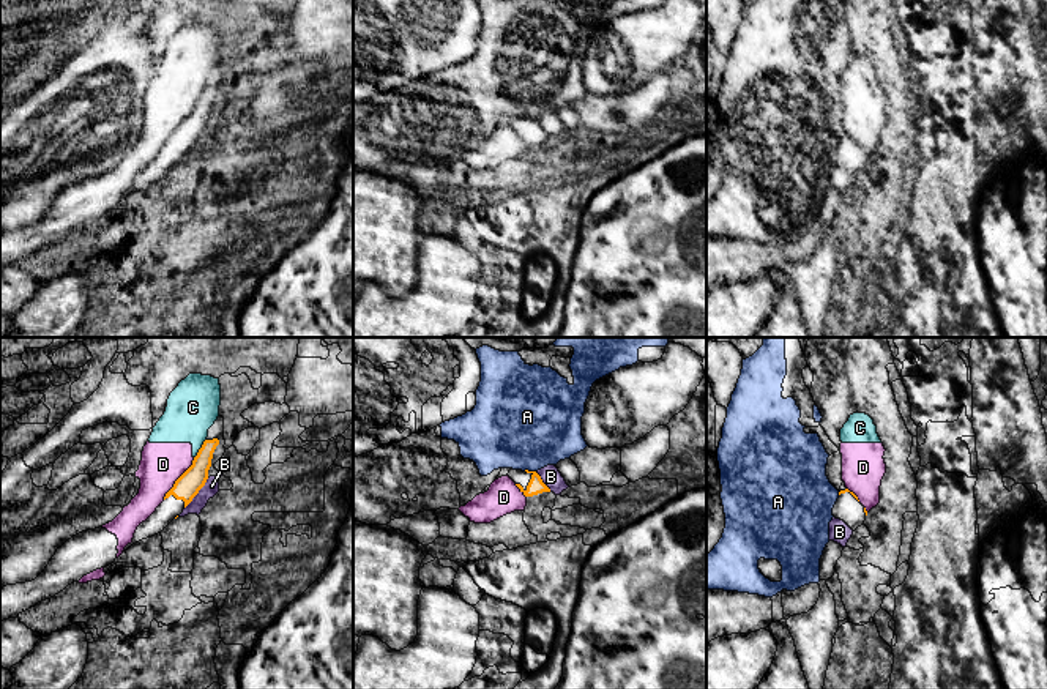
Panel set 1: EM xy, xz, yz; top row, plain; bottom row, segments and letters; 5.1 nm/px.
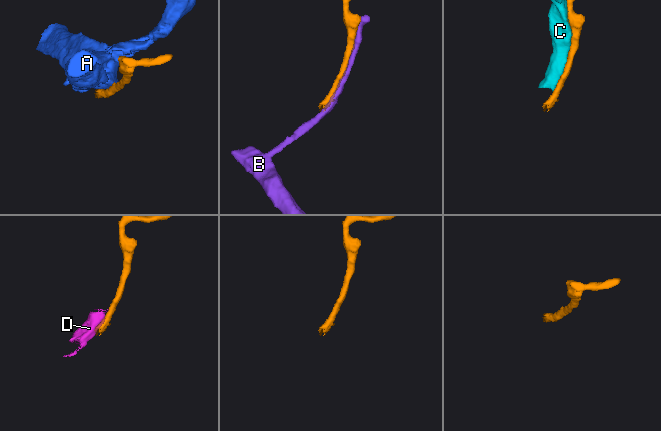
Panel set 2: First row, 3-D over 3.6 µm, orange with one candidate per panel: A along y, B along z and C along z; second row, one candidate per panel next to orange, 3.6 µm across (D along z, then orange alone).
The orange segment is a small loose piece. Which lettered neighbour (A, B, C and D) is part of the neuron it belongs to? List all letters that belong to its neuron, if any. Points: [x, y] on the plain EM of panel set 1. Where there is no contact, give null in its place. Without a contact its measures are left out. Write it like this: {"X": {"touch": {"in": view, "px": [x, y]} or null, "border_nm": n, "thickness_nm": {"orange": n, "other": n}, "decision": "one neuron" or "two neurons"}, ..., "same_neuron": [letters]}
{"A": {"touch": {"in": "xz", "px": [530, 119]}, "border_nm": 60, "thickness_nm": {"orange": 80, "other": 480}, "decision": "two neurons"}, "B": {"touch": {"in": "xy", "px": [197, 139]}, "border_nm": 200, "thickness_nm": {"orange": 120, "other": 80}, "decision": "two neurons"}, "C": {"touch": {"in": "xy", "px": [201, 95]}, "border_nm": 120, "thickness_nm": {"orange": 120, "other": 260}, "decision": "two neurons"}, "D": {"touch": {"in": "xy", "px": [178, 125]}, "border_nm": 280, "thickness_nm": {"orange": 120, "other": 220}, "decision": "two neurons"}, "same_neuron": []}

